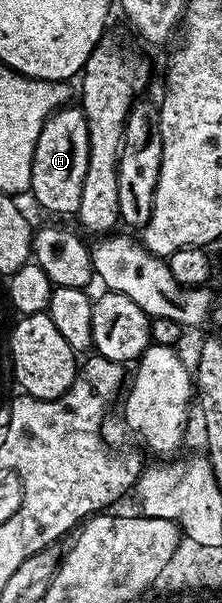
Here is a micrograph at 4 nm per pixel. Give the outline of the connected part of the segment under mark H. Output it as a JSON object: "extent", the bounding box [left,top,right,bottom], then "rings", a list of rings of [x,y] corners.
{"extent":[29,107,89,215],"rings":[[[64,107],[56,109],[50,117],[47,118],[45,127],[41,127],[41,135],[37,139],[37,147],[33,151],[33,175],[31,176],[31,188],[29,190],[30,196],[35,196],[35,201],[43,209],[48,209],[51,213],[71,213],[71,215],[78,214],[79,204],[81,203],[81,187],[85,184],[85,171],[89,171],[89,127],[87,120],[83,114],[82,108]]]}

